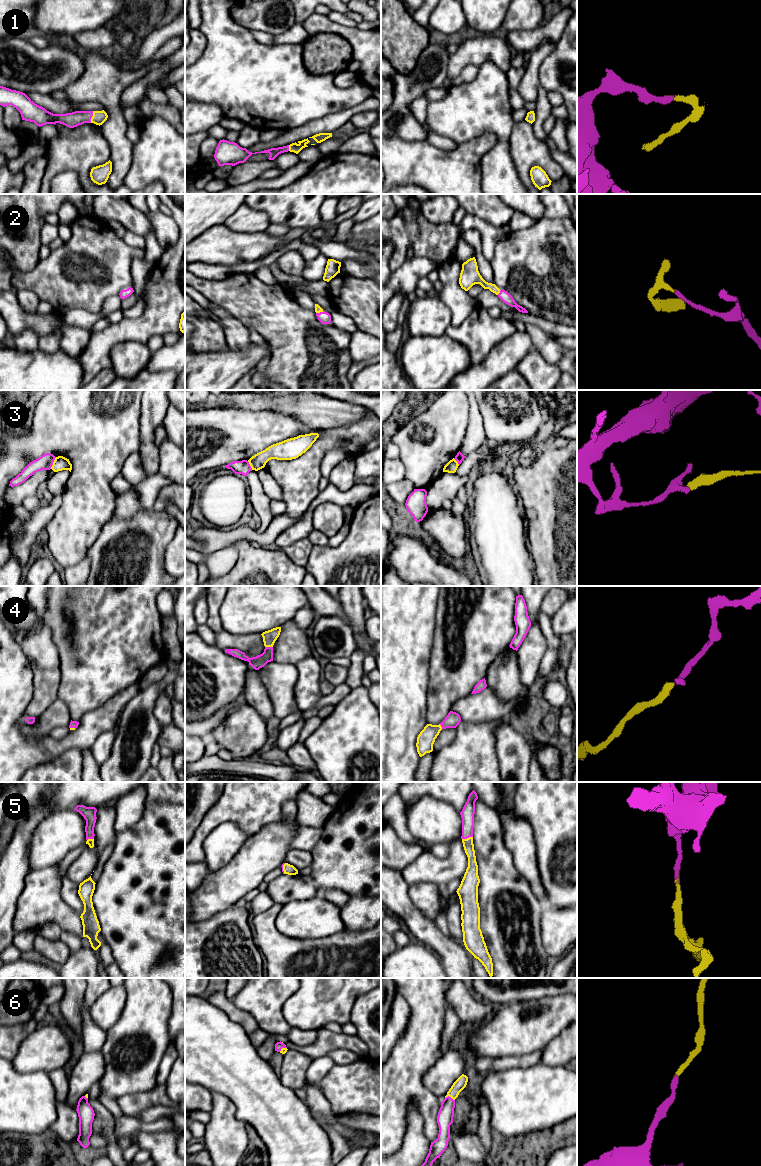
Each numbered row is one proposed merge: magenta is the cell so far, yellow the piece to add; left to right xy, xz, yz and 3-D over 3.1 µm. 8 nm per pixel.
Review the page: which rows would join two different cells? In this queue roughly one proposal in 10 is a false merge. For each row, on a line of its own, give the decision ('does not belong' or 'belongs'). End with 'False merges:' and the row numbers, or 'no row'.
1: belongs
2: belongs
3: does not belong
4: belongs
5: belongs
6: belongs
False merges: 3

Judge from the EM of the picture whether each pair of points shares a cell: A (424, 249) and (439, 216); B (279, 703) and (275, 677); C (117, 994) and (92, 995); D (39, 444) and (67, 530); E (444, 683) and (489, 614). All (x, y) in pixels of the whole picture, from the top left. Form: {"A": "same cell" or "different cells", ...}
{"A": "different cells", "B": "same cell", "C": "different cells", "D": "same cell", "E": "same cell"}

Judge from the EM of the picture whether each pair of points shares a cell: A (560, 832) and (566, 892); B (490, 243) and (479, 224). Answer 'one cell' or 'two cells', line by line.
A: one cell
B: one cell

